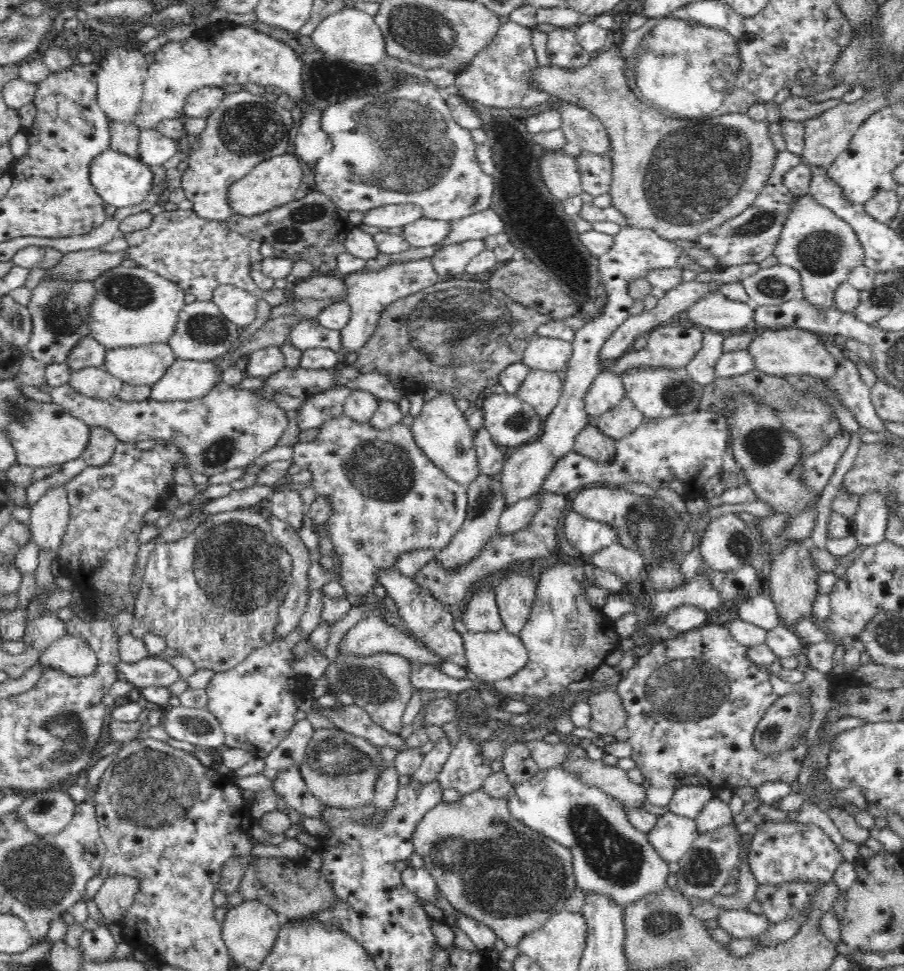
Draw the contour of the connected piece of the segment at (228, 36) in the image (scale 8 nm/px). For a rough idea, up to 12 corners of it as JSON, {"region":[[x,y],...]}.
{"region":[[229,20],[169,41],[134,124],[185,117],[190,92],[248,82],[302,100],[302,59]]}

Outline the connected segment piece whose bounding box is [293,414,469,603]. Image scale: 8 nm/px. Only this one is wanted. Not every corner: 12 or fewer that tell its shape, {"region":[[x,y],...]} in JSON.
{"region":[[342,414],[293,463],[330,499],[339,583],[363,601],[403,552],[442,550],[467,486],[410,425]]}

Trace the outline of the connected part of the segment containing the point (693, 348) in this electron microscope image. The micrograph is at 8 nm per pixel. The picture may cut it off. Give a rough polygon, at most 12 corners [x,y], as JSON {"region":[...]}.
{"region":[[662,325],[647,344],[611,361],[622,374],[636,368],[685,368],[700,352],[699,328]]}

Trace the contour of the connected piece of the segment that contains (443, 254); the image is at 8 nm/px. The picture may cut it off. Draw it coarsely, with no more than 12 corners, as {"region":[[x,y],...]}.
{"region":[[484,241],[446,246],[431,257],[444,278],[466,274],[466,266],[486,249]]}

